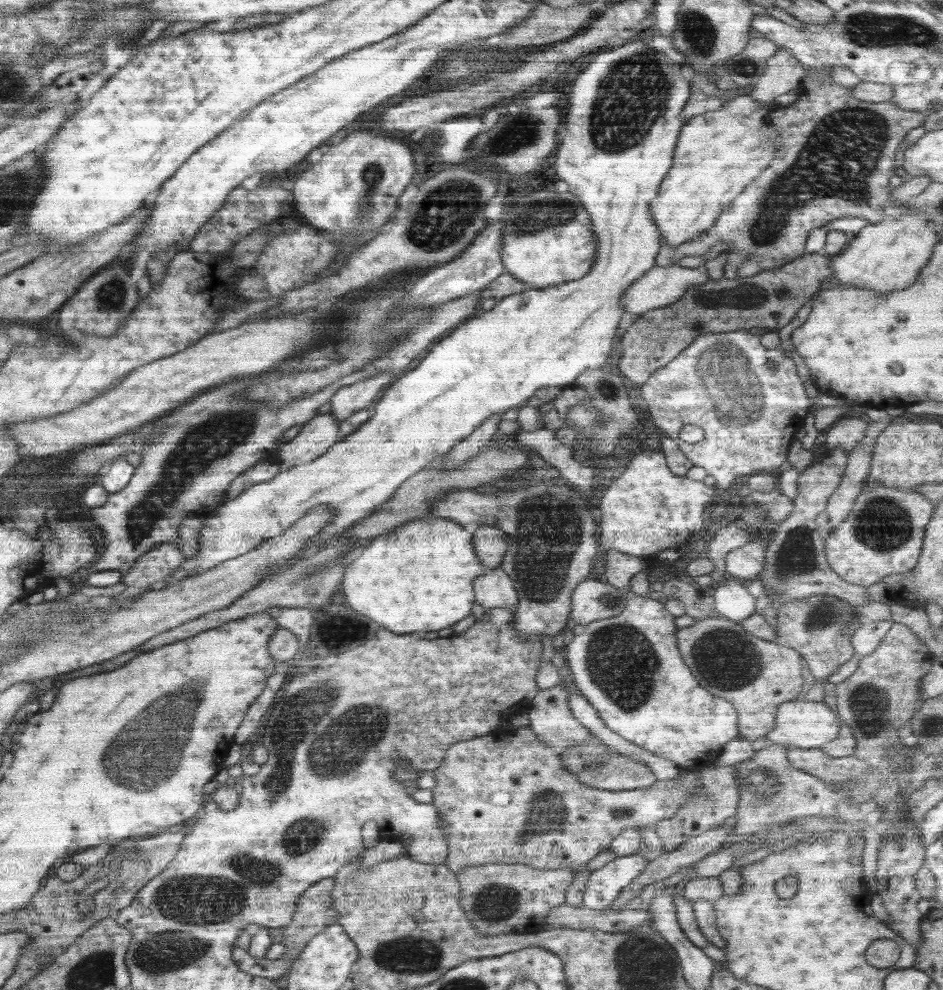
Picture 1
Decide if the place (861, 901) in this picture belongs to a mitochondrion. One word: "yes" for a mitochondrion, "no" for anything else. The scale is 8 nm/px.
no

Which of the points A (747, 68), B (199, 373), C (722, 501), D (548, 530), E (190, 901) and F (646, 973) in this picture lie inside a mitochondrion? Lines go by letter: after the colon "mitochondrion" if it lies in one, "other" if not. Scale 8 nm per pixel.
A: mitochondrion
B: other
C: other
D: mitochondrion
E: mitochondrion
F: mitochondrion

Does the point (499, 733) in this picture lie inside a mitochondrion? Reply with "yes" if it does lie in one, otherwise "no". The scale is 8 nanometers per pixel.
no

